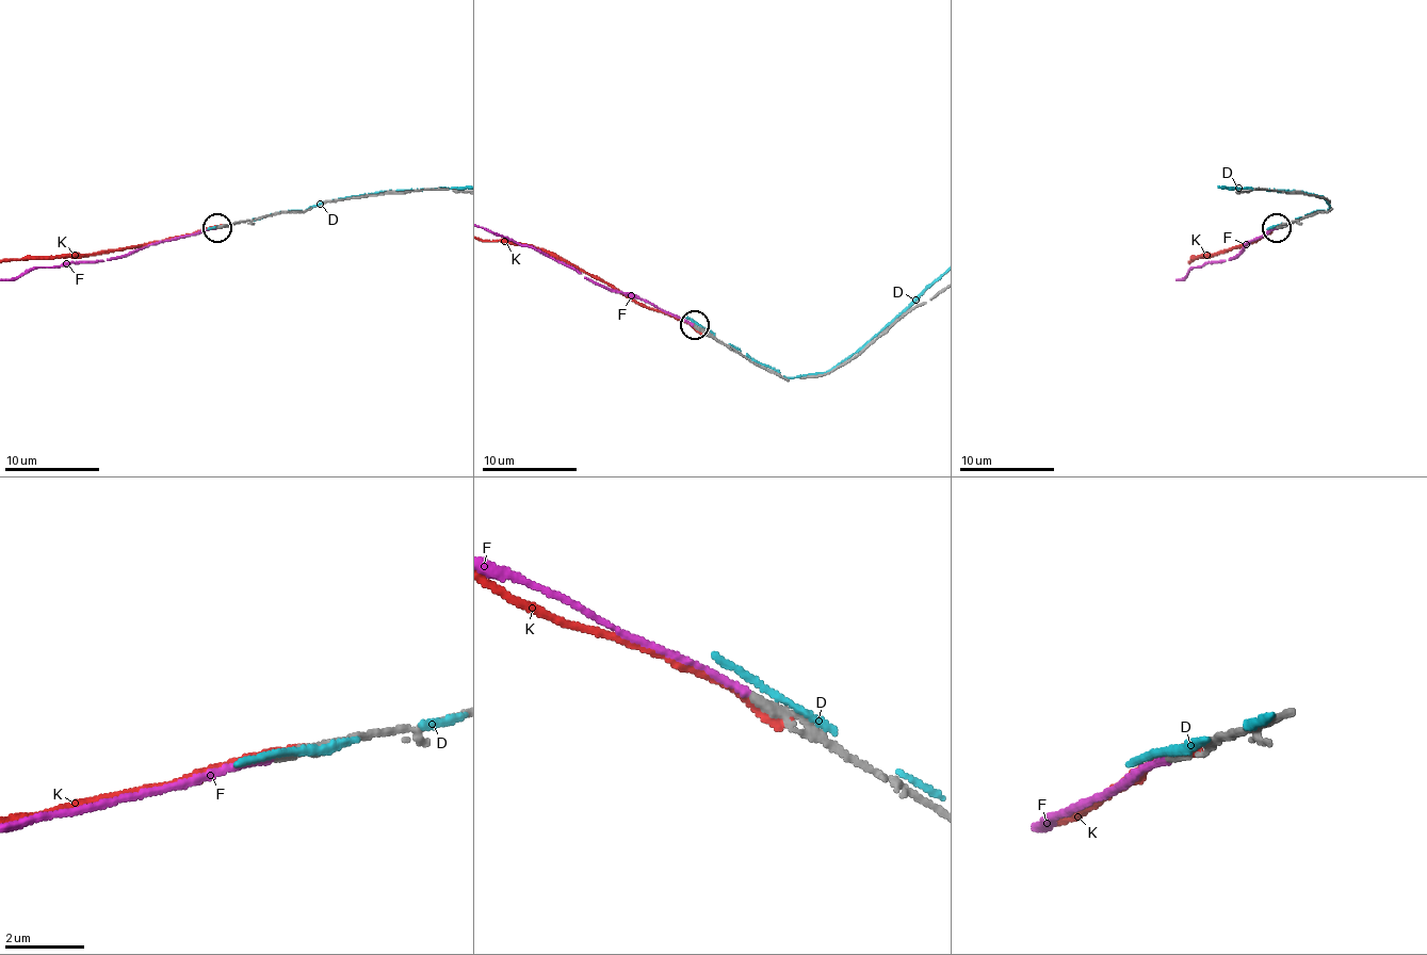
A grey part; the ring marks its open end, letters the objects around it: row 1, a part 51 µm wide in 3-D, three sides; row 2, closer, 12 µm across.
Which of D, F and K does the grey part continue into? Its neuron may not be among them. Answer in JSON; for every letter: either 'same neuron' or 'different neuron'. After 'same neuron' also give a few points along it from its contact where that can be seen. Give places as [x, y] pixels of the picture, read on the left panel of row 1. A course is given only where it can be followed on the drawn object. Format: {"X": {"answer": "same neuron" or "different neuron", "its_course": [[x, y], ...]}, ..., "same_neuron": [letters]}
{"D": {"answer": "different neuron"}, "F": {"answer": "same neuron"}, "K": {"answer": "different neuron"}, "same_neuron": ["F"]}

